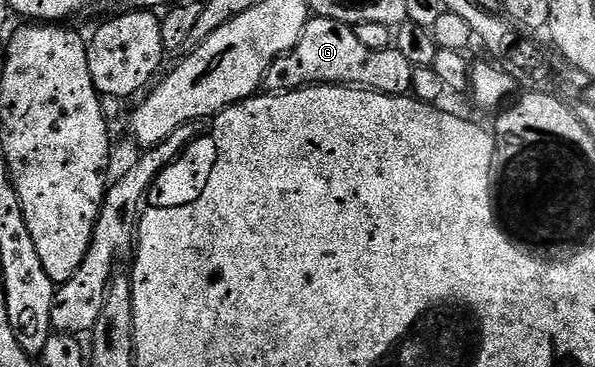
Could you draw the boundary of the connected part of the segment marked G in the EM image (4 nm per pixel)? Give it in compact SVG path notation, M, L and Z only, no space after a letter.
M311 17L300 41L268 69L264 87L267 92L281 93L311 85L349 85L385 95L405 95L410 91L414 68L397 49L367 49L351 24Z

